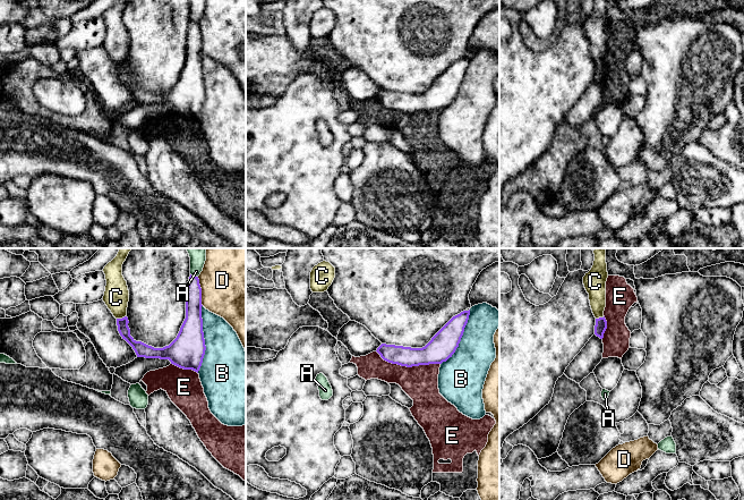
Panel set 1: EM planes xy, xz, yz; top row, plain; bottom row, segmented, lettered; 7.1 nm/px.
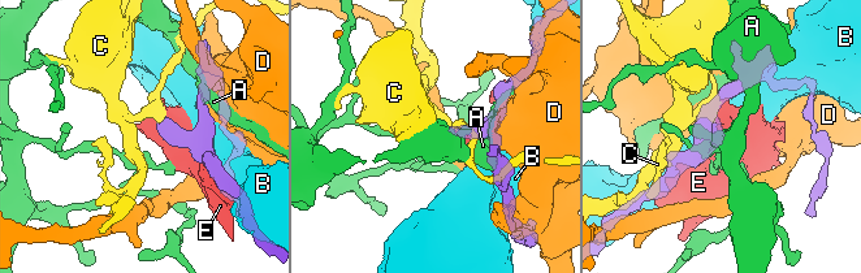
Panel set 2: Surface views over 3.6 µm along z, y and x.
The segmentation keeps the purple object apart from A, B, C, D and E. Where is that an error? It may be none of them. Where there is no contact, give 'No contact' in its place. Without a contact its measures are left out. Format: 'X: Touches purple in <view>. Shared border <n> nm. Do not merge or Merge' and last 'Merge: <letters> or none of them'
A: Touches purple in xy. Shared border 60 nm. Do not merge
B: Touches purple in xy. Shared border 480 nm. Do not merge
C: Touches purple in xy. Shared border 80 nm. Do not merge
D: Touches purple in xy. Shared border 220 nm. Do not merge
E: Touches purple in xz. Shared border 460 nm. Do not merge
Merge: none of them

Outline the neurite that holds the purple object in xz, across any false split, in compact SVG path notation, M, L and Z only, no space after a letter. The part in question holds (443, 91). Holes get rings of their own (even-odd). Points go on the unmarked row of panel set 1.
M470 56L453 62L422 94L382 90L376 98L384 107L407 113L442 110L459 93L469 61Z

